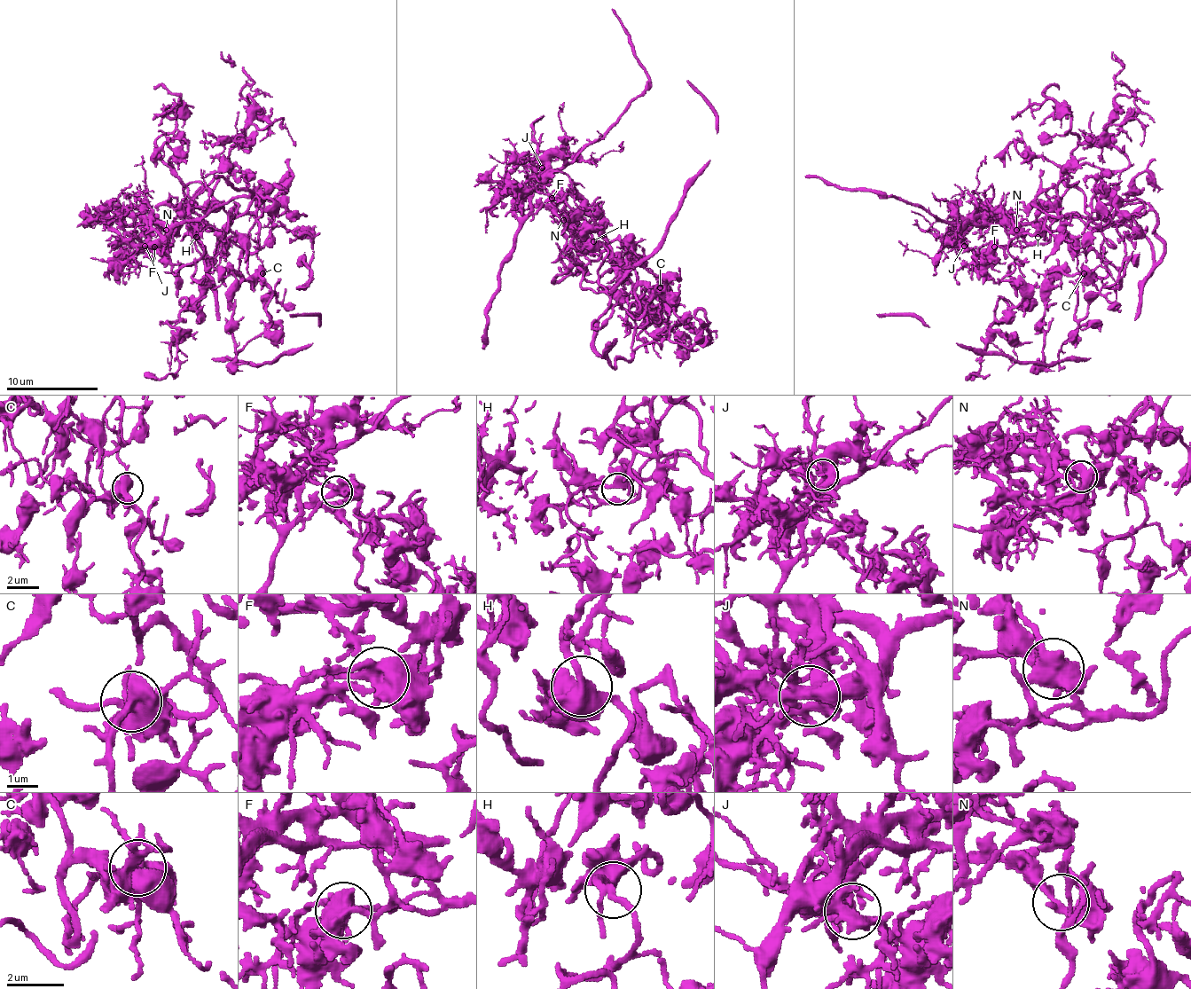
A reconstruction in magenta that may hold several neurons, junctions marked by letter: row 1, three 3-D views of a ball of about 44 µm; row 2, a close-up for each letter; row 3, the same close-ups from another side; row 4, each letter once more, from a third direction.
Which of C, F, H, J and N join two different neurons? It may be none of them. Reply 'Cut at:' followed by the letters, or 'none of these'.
Cut at: F

